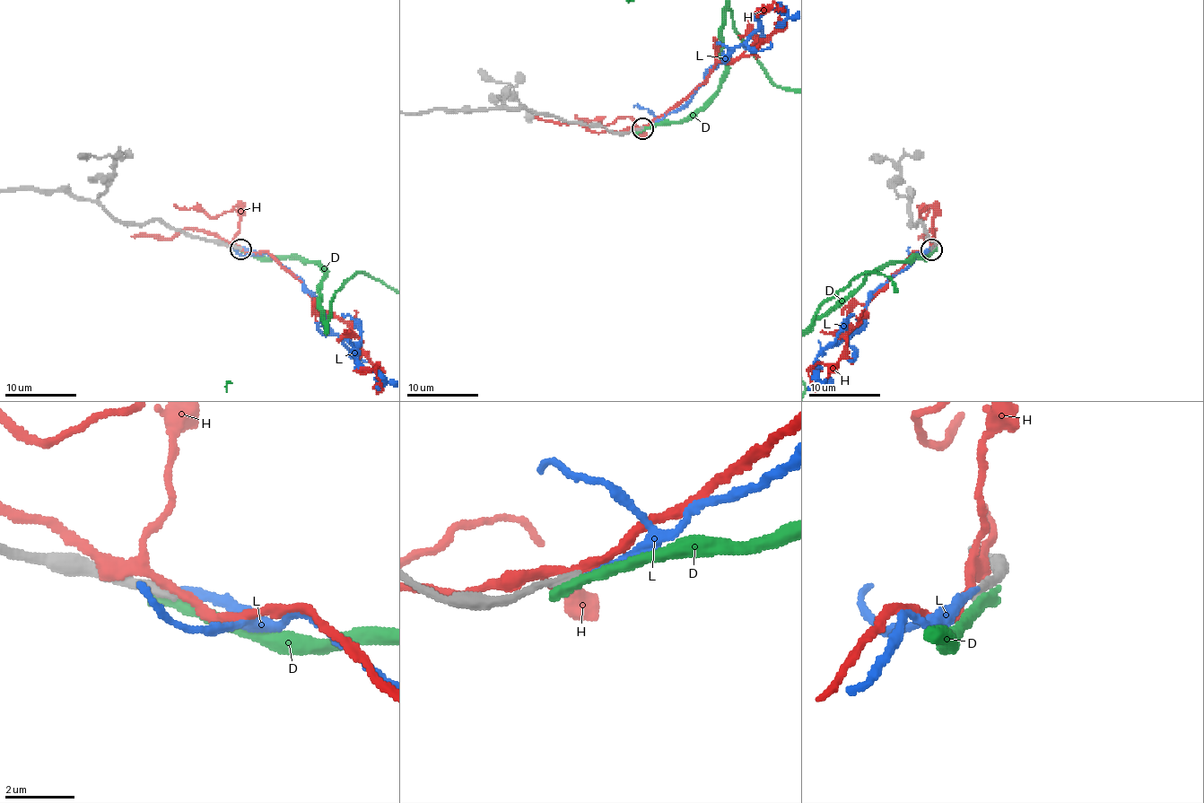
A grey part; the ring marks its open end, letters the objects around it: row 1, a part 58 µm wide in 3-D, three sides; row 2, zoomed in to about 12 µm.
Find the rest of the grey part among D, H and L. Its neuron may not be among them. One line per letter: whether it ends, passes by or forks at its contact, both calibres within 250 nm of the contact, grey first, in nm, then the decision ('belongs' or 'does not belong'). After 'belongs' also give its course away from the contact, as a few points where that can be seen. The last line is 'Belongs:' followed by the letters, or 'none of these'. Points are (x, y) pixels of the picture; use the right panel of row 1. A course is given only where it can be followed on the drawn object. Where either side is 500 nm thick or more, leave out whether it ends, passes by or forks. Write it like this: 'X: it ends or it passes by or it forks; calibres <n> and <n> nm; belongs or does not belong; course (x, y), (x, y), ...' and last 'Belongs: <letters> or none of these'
D: it ends; calibres 280 and 400 nm; does not belong
H: it passes by; calibres 280 and 240 nm; does not belong
L: it ends; calibres 260 and 240 nm; does not belong
Belongs: none of these

